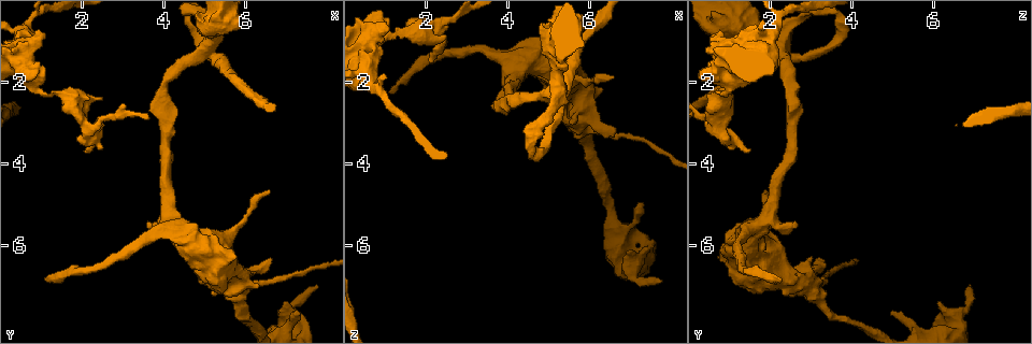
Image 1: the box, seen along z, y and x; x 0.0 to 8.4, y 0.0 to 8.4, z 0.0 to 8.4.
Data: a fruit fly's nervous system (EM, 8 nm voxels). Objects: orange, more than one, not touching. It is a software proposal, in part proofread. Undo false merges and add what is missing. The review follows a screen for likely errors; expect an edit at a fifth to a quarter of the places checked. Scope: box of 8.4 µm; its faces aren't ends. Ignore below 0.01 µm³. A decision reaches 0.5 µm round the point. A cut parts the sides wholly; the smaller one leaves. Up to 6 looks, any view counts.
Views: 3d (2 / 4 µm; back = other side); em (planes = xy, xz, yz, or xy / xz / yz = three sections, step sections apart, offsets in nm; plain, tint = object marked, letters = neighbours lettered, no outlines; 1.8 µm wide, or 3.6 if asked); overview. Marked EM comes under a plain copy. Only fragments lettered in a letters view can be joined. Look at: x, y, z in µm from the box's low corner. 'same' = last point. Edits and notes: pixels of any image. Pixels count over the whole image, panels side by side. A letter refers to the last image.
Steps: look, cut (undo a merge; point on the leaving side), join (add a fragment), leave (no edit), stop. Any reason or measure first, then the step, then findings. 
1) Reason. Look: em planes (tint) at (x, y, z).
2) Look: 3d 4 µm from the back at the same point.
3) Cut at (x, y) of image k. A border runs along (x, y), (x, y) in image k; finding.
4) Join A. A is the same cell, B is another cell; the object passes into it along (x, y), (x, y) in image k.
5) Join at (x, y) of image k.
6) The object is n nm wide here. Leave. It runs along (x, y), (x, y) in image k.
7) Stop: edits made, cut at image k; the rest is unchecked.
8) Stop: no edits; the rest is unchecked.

An open end. Look: em planes (letters) at (2.50, 2.40, 0.85).

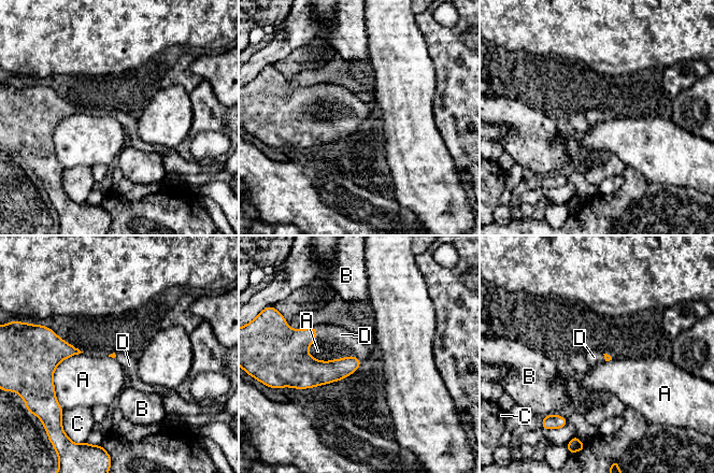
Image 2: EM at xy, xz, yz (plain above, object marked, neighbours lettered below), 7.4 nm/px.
The longest contact is with A, 400 nm. Join D. D is the same cell, A, B and C are other cells; the neuron continues.

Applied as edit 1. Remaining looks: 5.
Looks like a crossing. Look: 3d 2 µm at (5.20, 1.40, 2.35).

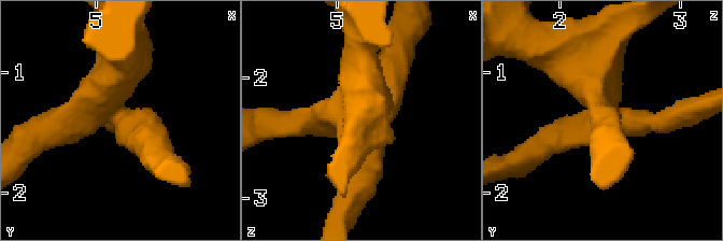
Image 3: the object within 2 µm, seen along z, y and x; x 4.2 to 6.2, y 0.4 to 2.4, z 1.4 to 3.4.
Look: em planes (letters) at the same point.

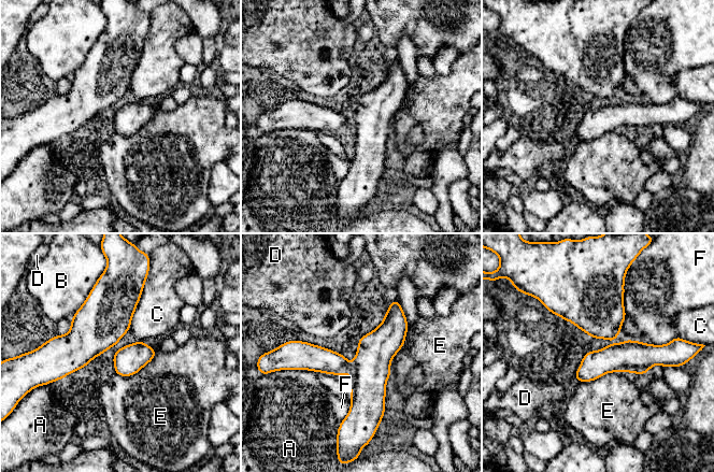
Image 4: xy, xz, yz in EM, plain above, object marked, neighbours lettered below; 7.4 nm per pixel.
The longest contact is with E, 500 nm. Leave. A, B, C, D, E and F are other cells; all the same neuron.

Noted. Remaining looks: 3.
Free end. Look: em planes (letters) at (1.10, 6.85, 2.25).

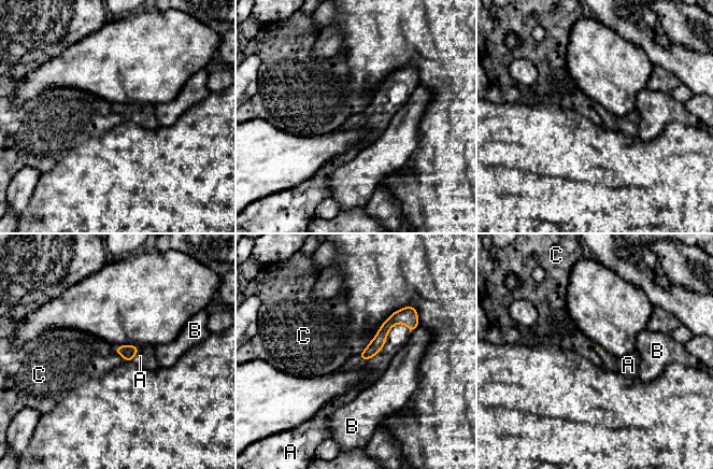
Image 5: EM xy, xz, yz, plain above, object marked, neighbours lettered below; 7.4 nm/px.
The longest contact is with A, 200 nm. Join A. A is the same cell, B and C are other cells; it goes on there.

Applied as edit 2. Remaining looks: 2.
Stop: edits made, join at image 2, join at image 5; the rest is unchecked.

